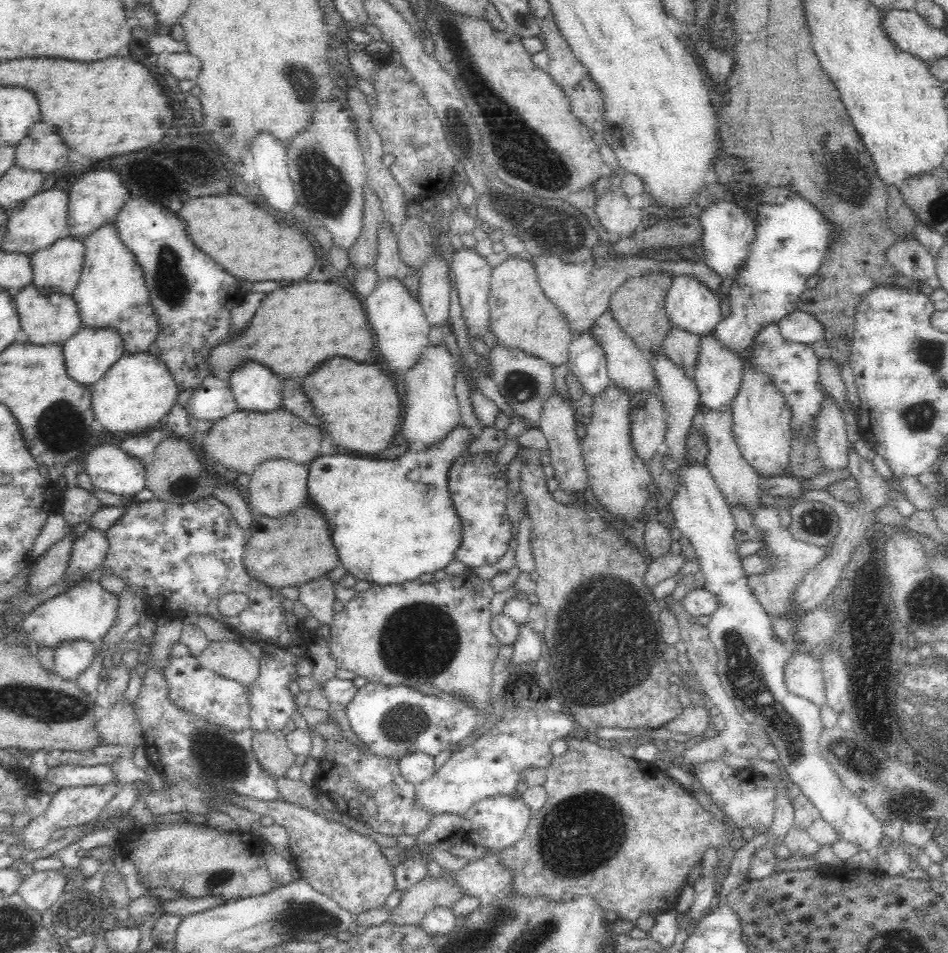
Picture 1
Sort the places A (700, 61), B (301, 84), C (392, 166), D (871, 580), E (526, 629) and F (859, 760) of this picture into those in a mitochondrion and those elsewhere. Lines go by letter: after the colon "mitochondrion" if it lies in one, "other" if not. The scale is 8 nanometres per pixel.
A: other
B: mitochondrion
C: other
D: other
E: other
F: mitochondrion

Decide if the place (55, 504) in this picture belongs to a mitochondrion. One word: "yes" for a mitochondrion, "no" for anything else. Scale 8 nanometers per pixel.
no

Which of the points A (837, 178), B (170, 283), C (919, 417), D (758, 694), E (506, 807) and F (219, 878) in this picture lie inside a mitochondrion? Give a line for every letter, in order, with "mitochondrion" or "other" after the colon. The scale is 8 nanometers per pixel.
A: mitochondrion
B: mitochondrion
C: mitochondrion
D: mitochondrion
E: other
F: mitochondrion

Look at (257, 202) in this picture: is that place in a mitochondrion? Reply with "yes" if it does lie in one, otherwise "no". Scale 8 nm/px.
no

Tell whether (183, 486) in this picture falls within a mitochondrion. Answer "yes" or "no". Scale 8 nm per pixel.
yes

